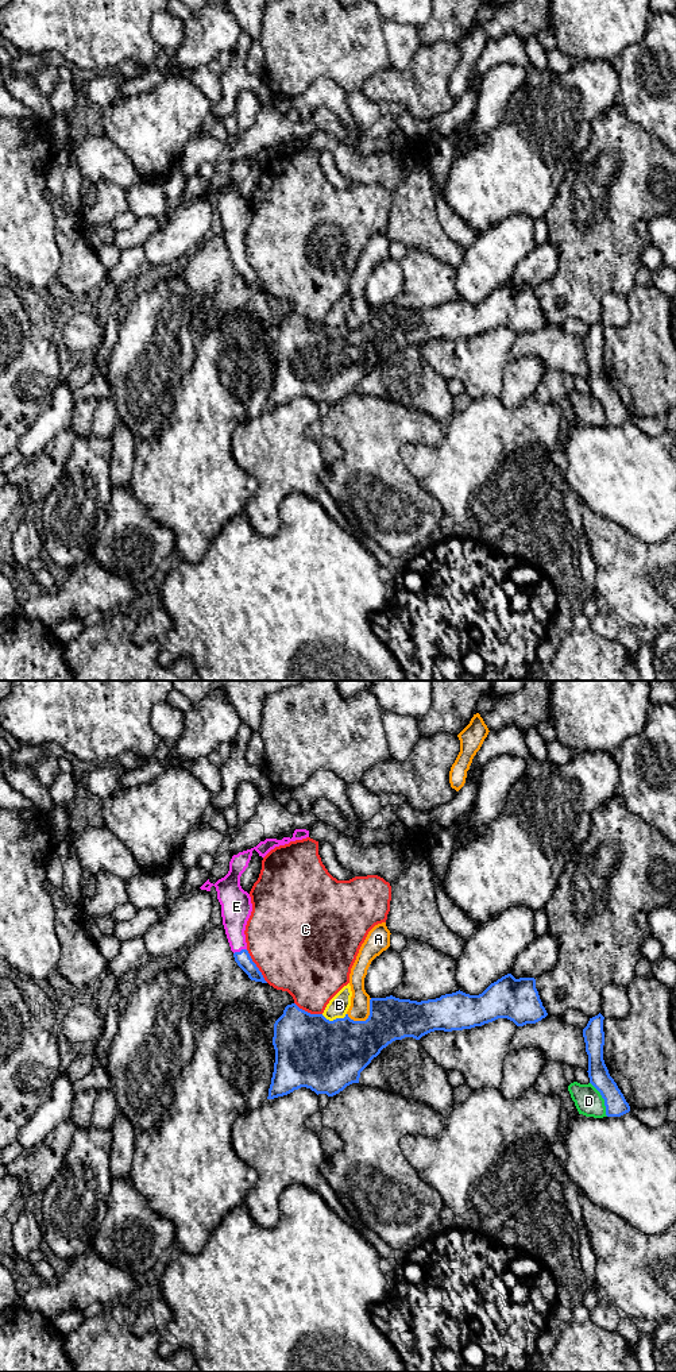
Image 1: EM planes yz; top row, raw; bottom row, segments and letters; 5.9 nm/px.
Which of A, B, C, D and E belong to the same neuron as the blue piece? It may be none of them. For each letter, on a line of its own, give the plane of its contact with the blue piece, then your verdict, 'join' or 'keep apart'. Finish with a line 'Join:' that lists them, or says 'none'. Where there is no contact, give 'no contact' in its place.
A: contact in yz; join
B: contact in yz; keep apart
C: contact in yz; keep apart
D: contact in yz; keep apart
E: contact in yz; join
Join: A, E

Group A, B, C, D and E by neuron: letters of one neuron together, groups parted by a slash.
A E / B / C / D

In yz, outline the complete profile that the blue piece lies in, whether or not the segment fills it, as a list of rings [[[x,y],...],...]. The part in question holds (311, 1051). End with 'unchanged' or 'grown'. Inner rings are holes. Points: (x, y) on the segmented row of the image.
[[[382,922],[368,932],[362,944],[349,974],[352,997],[344,1018],[329,1021],[322,1014],[310,1014],[300,1009],[295,1003],[285,1007],[283,1014],[274,1024],[275,1063],[267,1099],[287,1095],[301,1087],[310,1088],[317,1095],[333,1097],[347,1086],[359,1083],[360,1072],[395,1040],[405,1037],[420,1040],[434,1030],[471,1029],[498,1018],[507,1018],[517,1026],[524,1026],[548,1015],[536,988],[536,979],[515,979],[511,974],[491,983],[479,995],[459,990],[421,1002],[393,995],[371,998],[364,990],[364,978],[371,961],[390,947],[390,934],[386,922]]] | grown

